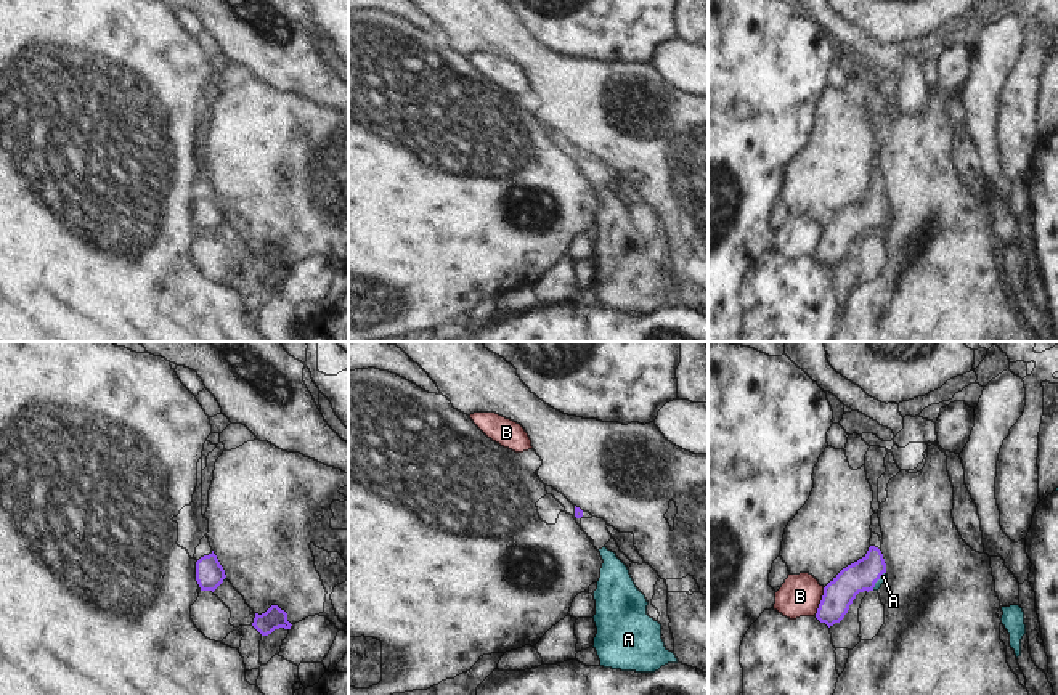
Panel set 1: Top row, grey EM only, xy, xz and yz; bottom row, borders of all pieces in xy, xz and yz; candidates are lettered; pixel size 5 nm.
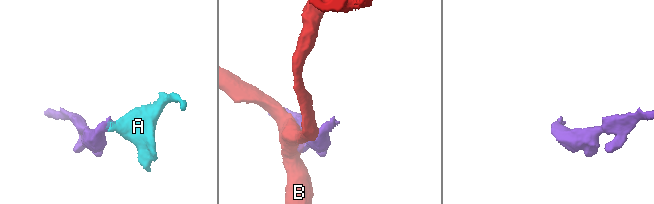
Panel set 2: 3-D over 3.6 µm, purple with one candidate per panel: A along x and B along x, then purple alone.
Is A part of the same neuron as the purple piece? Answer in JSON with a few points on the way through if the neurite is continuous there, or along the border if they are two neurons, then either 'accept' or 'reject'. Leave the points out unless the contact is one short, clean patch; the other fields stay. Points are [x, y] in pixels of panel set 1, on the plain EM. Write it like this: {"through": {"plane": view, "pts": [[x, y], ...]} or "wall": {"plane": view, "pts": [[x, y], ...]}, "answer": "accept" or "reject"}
{"through": {"plane": "yz", "pts": [[838, 235], [853, 220], [877, 220], [883, 217]]}, "answer": "accept"}

